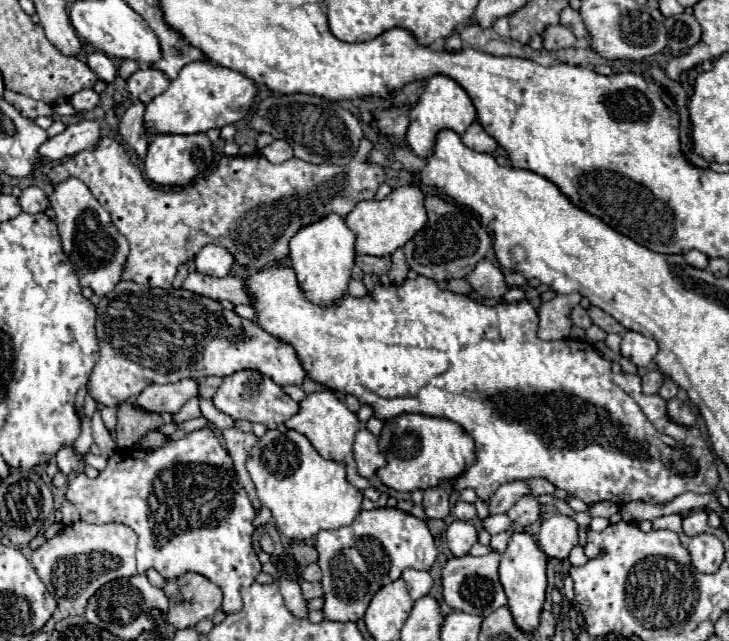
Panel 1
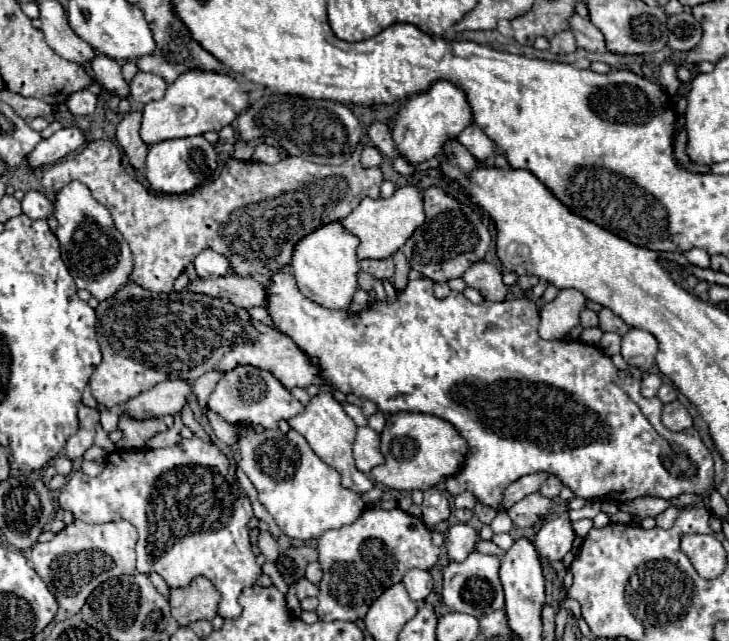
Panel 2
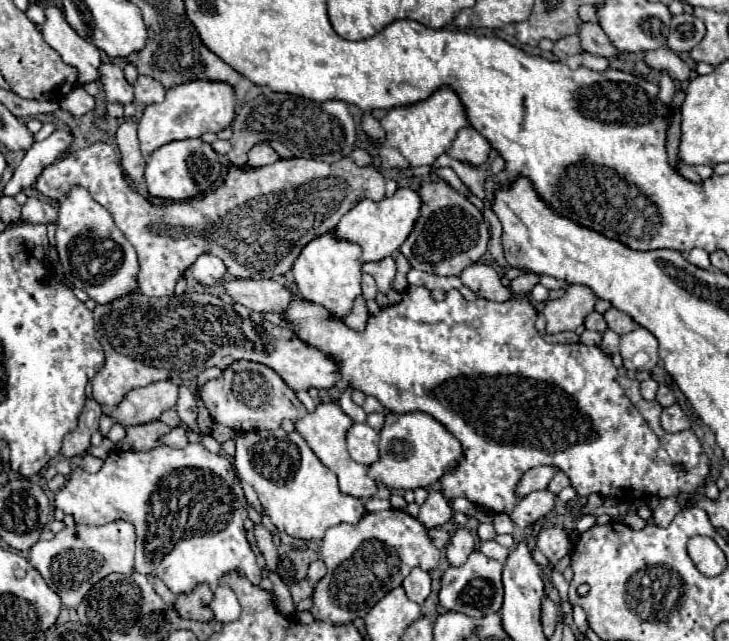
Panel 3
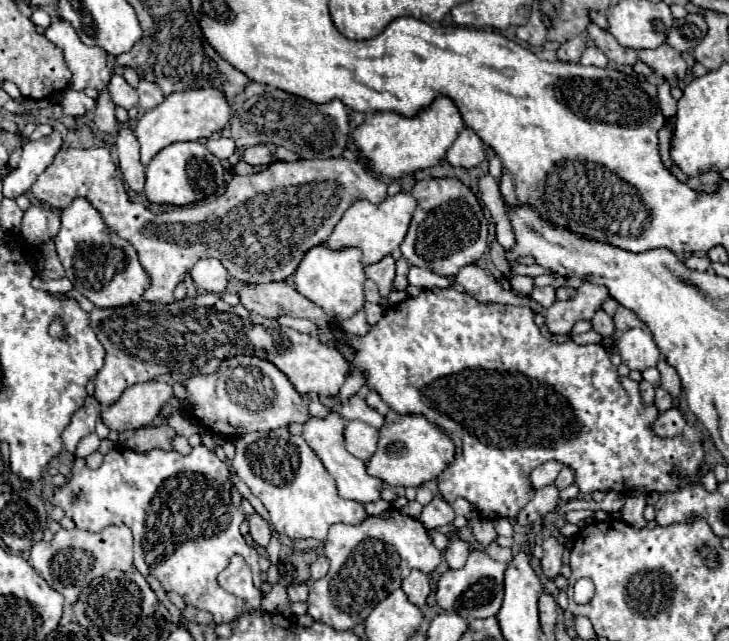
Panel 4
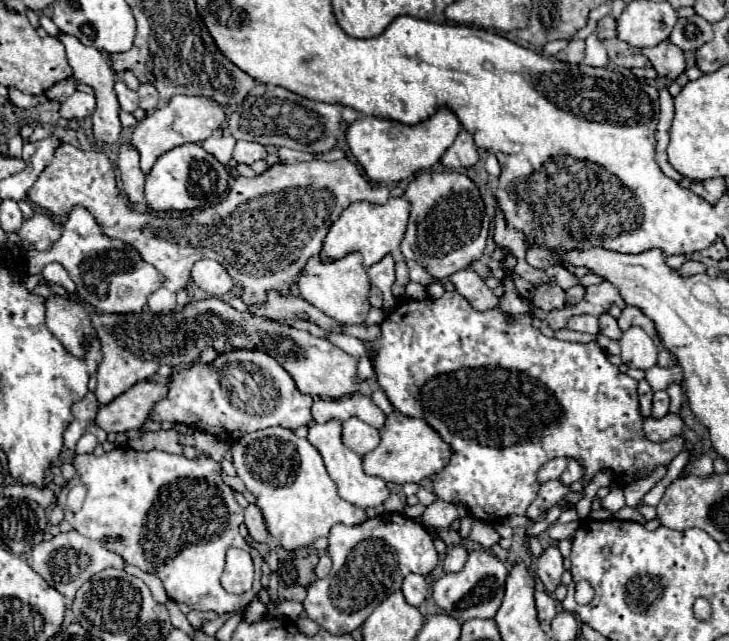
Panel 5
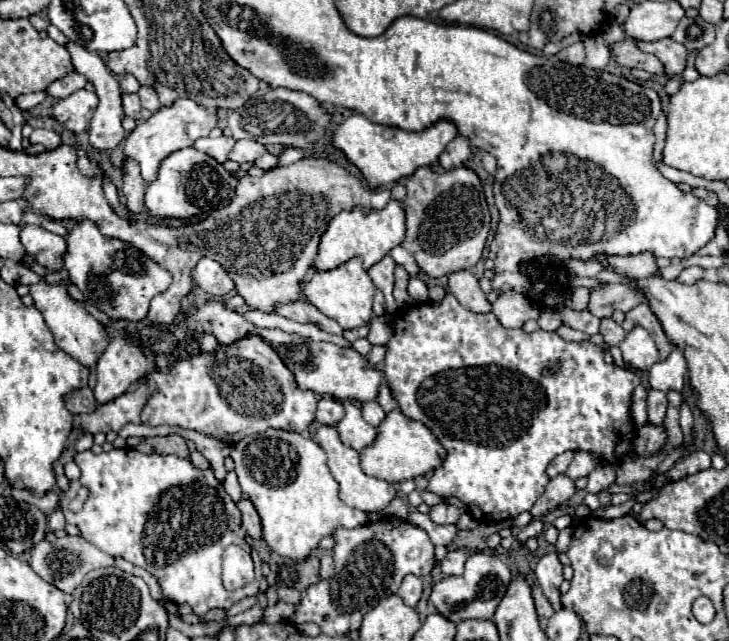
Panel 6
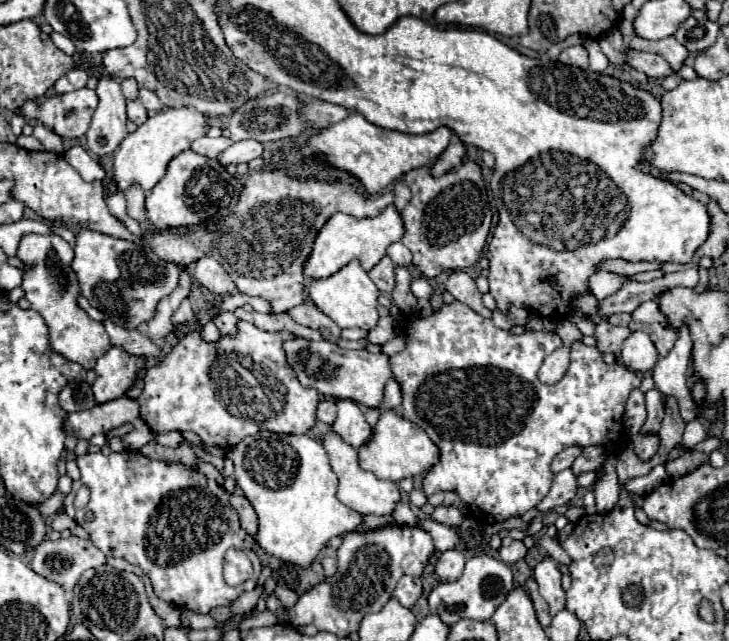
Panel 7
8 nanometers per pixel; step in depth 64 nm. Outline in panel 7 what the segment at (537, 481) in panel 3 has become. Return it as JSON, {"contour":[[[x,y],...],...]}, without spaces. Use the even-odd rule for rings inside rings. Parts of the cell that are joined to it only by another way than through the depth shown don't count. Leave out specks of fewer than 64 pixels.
{"contour":[[[568,446],[568,448],[564,448],[564,450],[554,458],[554,462],[552,462],[552,472],[558,474],[560,470],[570,468],[572,462],[580,456],[580,452],[582,452],[582,446]]]}

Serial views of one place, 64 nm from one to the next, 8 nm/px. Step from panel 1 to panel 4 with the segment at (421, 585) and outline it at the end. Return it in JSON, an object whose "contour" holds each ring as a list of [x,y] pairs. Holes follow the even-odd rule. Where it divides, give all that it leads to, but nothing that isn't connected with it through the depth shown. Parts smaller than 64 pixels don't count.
{"contour":[[[412,570],[408,578],[404,578],[402,582],[402,590],[406,592],[408,600],[416,606],[424,606],[426,604],[426,596],[430,594],[430,582],[428,582],[428,576],[418,572],[418,570]]]}

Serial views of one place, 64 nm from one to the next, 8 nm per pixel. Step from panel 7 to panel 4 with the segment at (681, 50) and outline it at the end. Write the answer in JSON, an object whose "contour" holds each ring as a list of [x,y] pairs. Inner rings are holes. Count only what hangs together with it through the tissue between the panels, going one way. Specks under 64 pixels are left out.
{"contour":[[[660,44],[654,50],[640,50],[638,56],[644,64],[648,64],[658,76],[666,78],[668,82],[682,80],[688,72],[684,58],[670,44]]]}

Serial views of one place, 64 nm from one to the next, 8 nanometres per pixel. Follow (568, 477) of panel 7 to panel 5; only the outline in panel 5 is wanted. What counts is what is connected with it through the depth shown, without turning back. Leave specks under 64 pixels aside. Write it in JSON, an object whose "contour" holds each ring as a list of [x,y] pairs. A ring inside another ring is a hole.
{"contour":[[[550,480],[550,482],[544,482],[536,500],[530,504],[526,516],[530,520],[540,520],[552,506],[564,502],[564,498],[570,494],[570,486],[562,484],[560,480]]]}

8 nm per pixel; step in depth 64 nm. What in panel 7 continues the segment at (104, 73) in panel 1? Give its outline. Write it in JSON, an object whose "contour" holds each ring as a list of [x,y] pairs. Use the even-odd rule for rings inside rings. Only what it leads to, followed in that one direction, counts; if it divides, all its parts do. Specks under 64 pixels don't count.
{"contour":[[[140,100],[128,102],[128,118],[130,118],[134,124],[138,124],[138,126],[148,120],[146,108],[144,108],[144,104],[140,104]]]}

